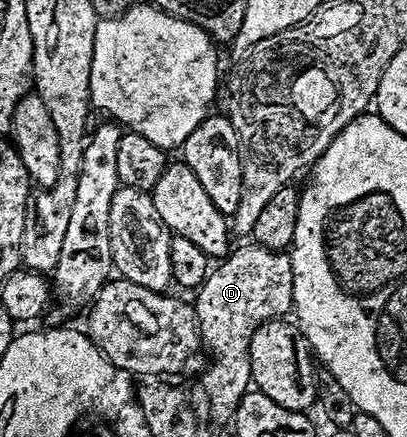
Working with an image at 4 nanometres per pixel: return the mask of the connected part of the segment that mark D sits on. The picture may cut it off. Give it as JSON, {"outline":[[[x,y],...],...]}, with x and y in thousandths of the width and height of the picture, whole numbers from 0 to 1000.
{"outline":[[[619,551],[604,565],[565,572],[516,618],[482,668],[479,700],[484,741],[494,755],[501,801],[523,810],[523,833],[494,858],[494,886],[514,911],[514,931],[533,950],[580,952],[582,929],[617,886],[617,835],[612,833],[612,792],[631,753],[663,730],[708,723],[720,712],[720,597],[700,574],[668,574]]]}

